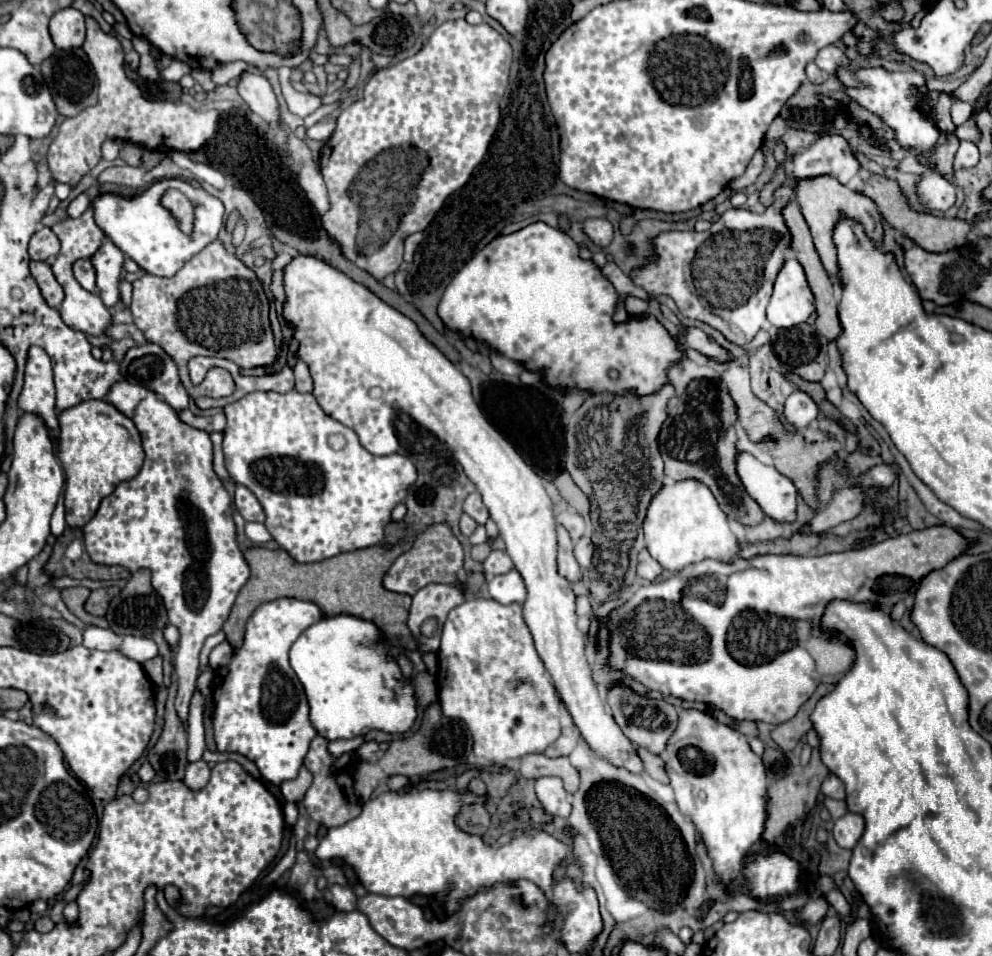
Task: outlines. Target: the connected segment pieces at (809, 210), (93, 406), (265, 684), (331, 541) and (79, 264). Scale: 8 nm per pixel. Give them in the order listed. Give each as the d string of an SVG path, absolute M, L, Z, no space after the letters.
M819 176L819 178L809 178L809 180L801 180L797 186L797 194L795 194L797 204L801 206L801 212L811 228L817 252L821 256L821 262L825 266L825 270L829 272L829 276L839 282L839 266L837 266L837 254L835 254L835 242L833 242L833 230L835 226L843 220L843 218L853 218L857 222L863 224L865 234L875 242L881 244L883 242L883 222L881 222L881 214L877 212L877 206L871 198L849 190L847 186L839 184L835 178L831 176Z
M105 400L81 402L59 414L59 462L65 470L67 526L83 528L97 512L99 502L123 480L131 480L143 466L141 436L135 424Z
M279 598L261 604L251 618L247 620L247 632L245 632L245 642L241 648L235 650L231 662L223 668L217 670L213 684L213 734L215 734L215 744L219 752L239 752L253 760L263 778L275 786L281 782L293 780L299 774L299 768L303 766L303 758L309 750L311 740L317 736L317 730L311 726L309 720L309 706L307 706L307 696L303 694L303 686L289 666L289 648L291 644L299 638L303 630L307 630L311 624L321 620L321 610L313 602L303 602L297 598Z
M297 390L285 394L251 392L225 406L225 414L225 466L231 478L237 484L247 486L265 506L267 530L297 562L319 562L343 552L379 544L385 526L391 522L391 510L405 500L409 486L417 478L417 470L407 456L375 456L367 452L351 428L321 410L313 394L301 394Z
M77 260L73 264L73 274L85 290L99 294L99 288L97 288L97 282L95 282L95 268L91 266L91 260Z

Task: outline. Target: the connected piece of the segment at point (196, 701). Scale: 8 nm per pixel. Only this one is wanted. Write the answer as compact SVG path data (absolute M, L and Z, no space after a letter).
M195 692L193 702L191 702L191 710L189 710L189 762L195 762L203 756L205 750L205 732L203 732L203 696L199 692Z

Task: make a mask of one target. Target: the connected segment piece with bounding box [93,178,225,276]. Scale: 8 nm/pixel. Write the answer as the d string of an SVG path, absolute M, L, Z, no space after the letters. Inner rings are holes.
M173 178L173 180L159 180L155 182L149 190L145 190L143 194L135 196L135 198L121 198L121 196L113 196L113 194L101 194L99 198L95 198L93 202L95 208L95 222L97 226L129 256L133 258L145 272L155 274L155 276L173 276L187 260L191 260L193 254L197 254L199 250L203 250L207 244L211 244L219 230L223 228L225 220L225 206L219 198L215 198L213 194L205 192L203 188L195 188L185 180ZM169 190L181 190L189 200L193 200L197 204L195 208L195 230L193 236L187 236L179 230L175 216L161 206L161 196Z

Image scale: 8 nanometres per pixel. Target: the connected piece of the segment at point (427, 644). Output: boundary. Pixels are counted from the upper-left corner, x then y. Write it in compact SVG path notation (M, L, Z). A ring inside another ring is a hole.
M427 584L413 596L413 604L409 610L409 630L413 638L419 642L419 652L435 652L439 648L439 636L423 638L419 632L419 626L425 618L433 616L439 622L439 628L443 626L447 614L457 604L465 602L467 594L463 586L459 584Z

